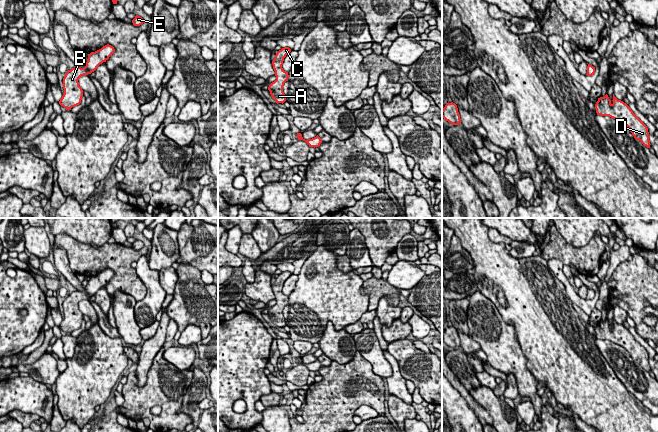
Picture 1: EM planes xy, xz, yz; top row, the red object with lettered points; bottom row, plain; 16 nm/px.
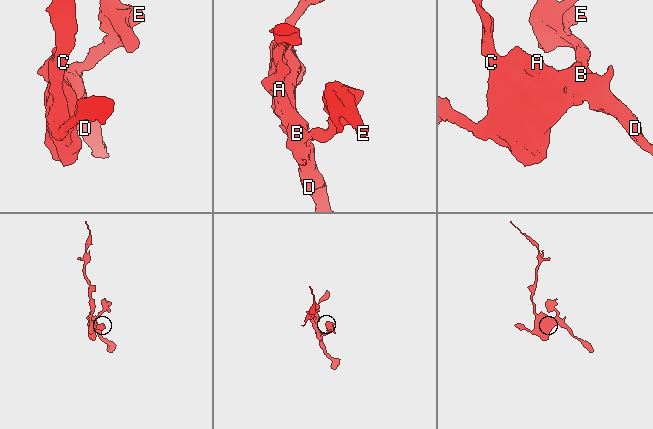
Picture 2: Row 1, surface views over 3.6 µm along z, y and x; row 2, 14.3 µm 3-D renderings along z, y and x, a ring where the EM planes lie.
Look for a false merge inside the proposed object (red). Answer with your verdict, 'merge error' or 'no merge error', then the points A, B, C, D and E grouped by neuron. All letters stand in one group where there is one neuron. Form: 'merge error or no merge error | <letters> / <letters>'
no merge error | A B C D E

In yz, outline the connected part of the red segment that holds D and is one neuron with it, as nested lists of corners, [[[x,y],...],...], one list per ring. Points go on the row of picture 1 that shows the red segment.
[[[607,94],[604,97],[598,98],[595,109],[597,115],[609,116],[625,124],[636,140],[650,148],[651,144],[647,126],[633,113],[626,103],[618,100],[614,94],[612,101]]]

